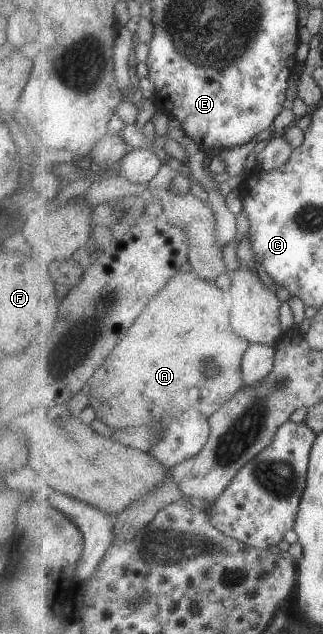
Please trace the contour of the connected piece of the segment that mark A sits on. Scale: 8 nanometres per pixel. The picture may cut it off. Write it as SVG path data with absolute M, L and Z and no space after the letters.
M195 272L179 273L148 303L128 335L90 379L82 394L88 397L107 427L118 431L164 421L168 413L198 409L206 417L228 405L243 388L243 358L251 344L234 330L226 307L224 289Z

